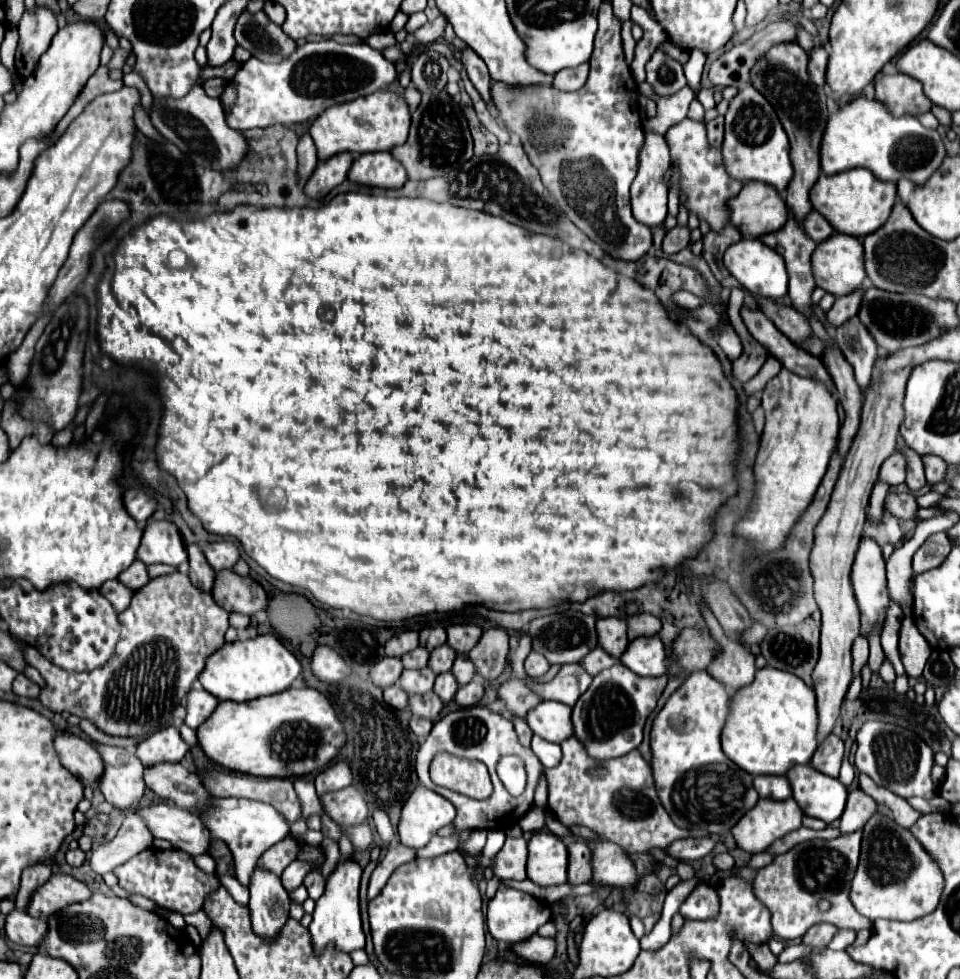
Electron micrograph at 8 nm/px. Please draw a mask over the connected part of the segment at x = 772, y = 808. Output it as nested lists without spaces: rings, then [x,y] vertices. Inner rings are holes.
[[[760,798],[730,832],[738,848],[758,854],[764,852],[774,840],[798,830],[802,826],[802,816],[802,810],[792,798],[782,802]]]

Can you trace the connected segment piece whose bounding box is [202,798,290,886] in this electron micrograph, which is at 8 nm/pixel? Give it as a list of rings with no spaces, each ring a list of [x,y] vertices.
[[[216,798],[214,808],[208,808],[202,816],[202,822],[206,828],[210,828],[212,838],[220,838],[228,844],[232,856],[234,856],[234,866],[238,872],[238,882],[248,886],[250,872],[254,870],[254,864],[258,858],[276,842],[284,840],[290,834],[290,826],[286,818],[270,804],[258,802],[258,800],[248,800],[248,798]]]

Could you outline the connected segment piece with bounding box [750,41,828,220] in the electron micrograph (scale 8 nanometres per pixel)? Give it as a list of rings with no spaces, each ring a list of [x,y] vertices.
[[[797,41],[778,43],[766,54],[762,54],[750,70],[750,82],[774,106],[782,128],[790,138],[790,162],[794,168],[794,176],[788,184],[786,204],[794,212],[794,216],[802,220],[802,216],[806,216],[806,212],[812,210],[808,192],[820,176],[820,142],[828,120],[826,94],[820,86],[816,86],[810,80],[808,54],[798,46]]]

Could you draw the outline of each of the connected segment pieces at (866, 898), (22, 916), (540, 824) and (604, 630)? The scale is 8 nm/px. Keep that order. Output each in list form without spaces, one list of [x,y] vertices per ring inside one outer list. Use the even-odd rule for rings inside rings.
[[[876,810],[864,824],[862,854],[850,894],[854,908],[870,920],[916,920],[936,910],[942,890],[944,876],[930,852],[908,828],[898,826],[888,812]]]
[[[12,910],[6,916],[6,936],[20,946],[40,946],[48,934],[48,922],[28,916],[26,912]]]
[[[532,806],[530,812],[526,812],[526,816],[522,816],[522,820],[518,822],[518,826],[520,826],[524,832],[542,830],[542,828],[546,826],[546,810]]]
[[[598,618],[596,634],[598,634],[598,644],[614,658],[620,658],[628,646],[626,622],[622,618]]]

